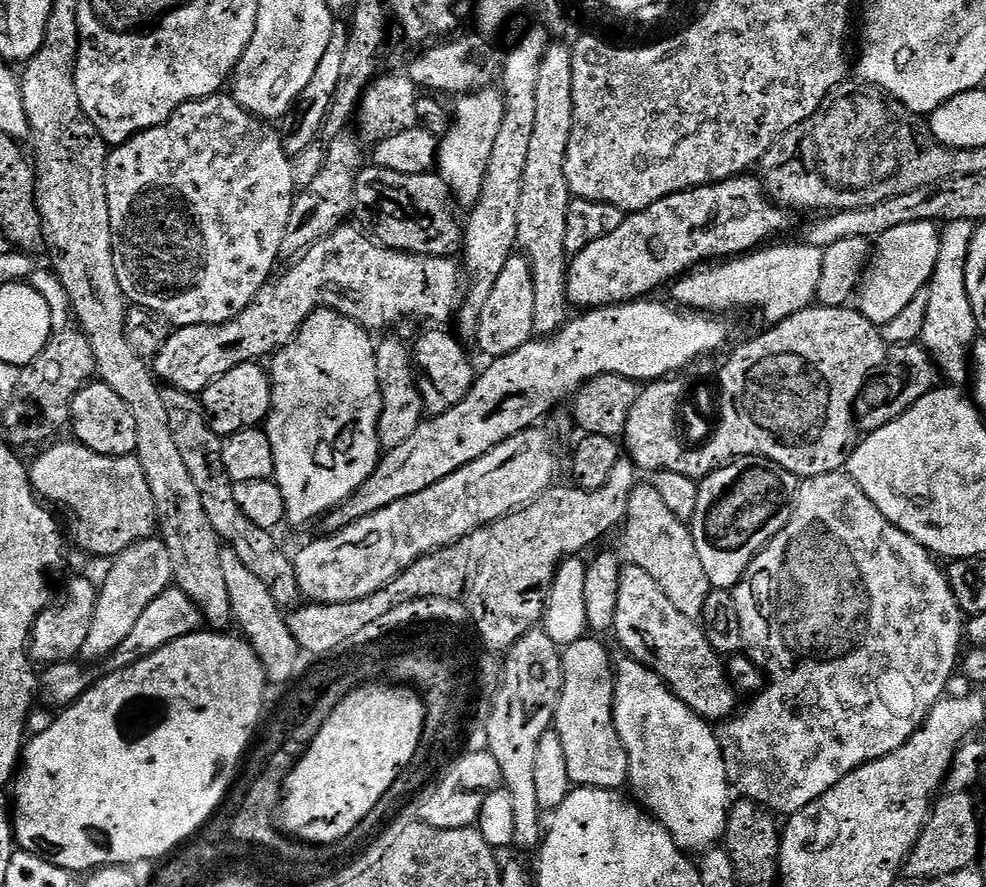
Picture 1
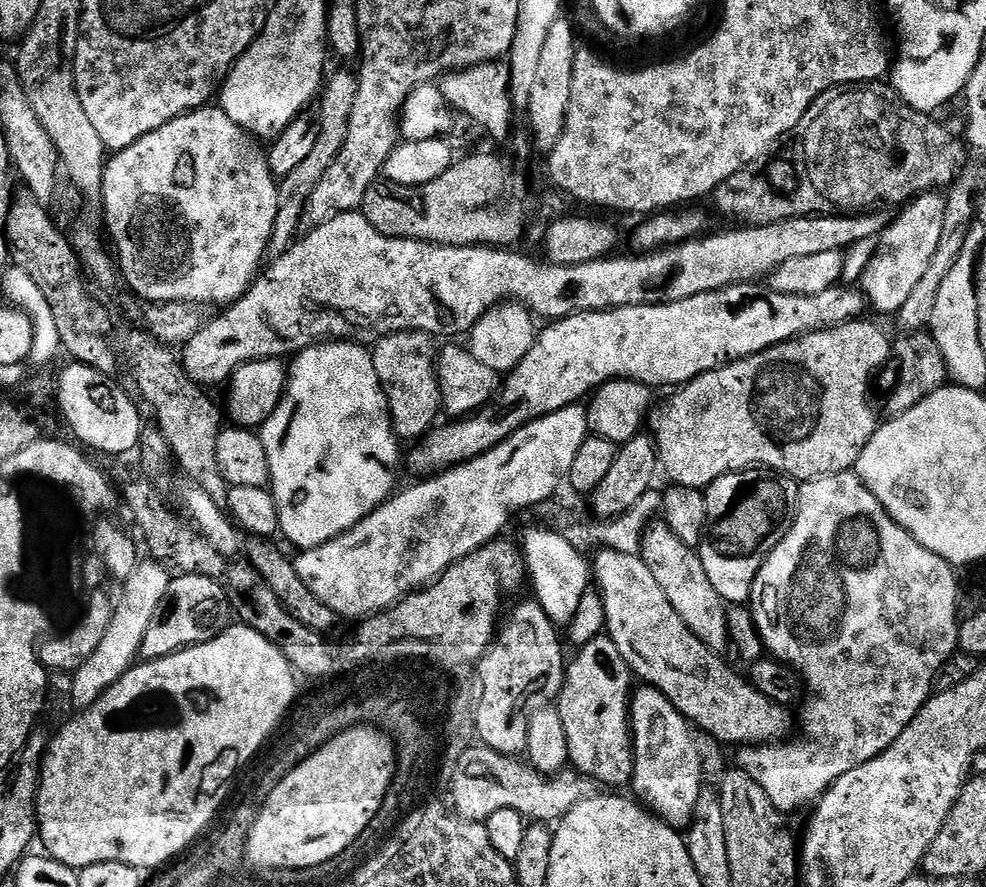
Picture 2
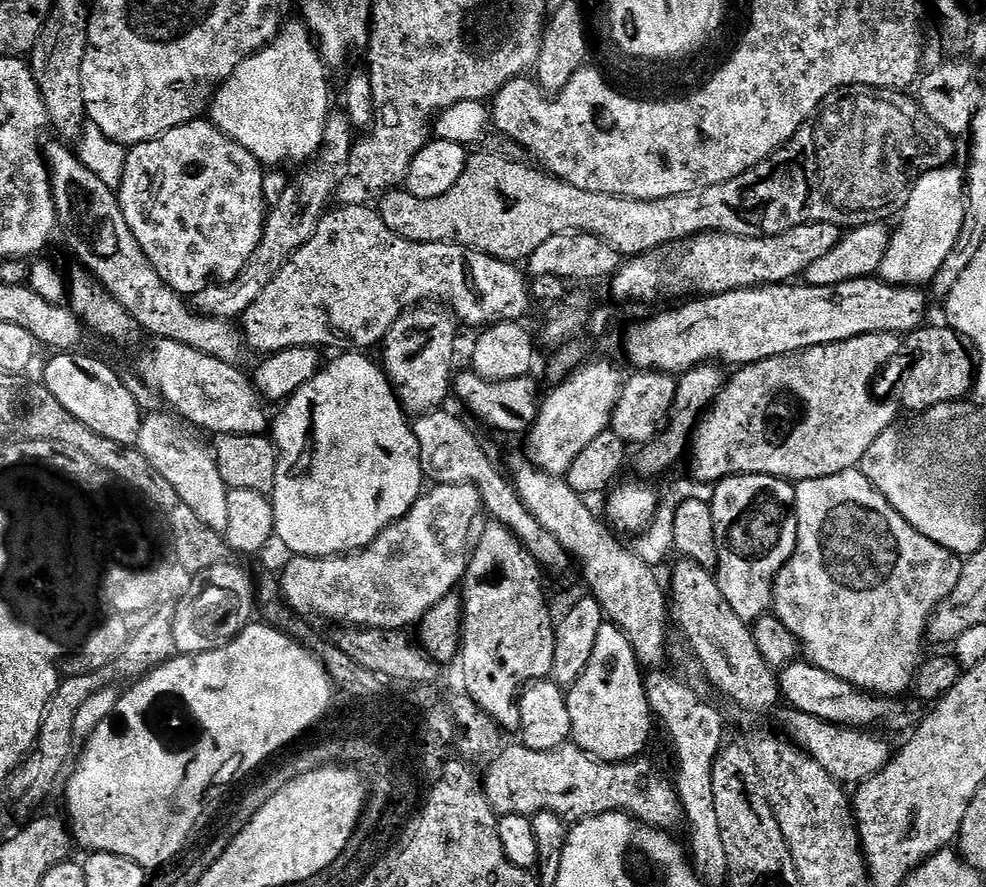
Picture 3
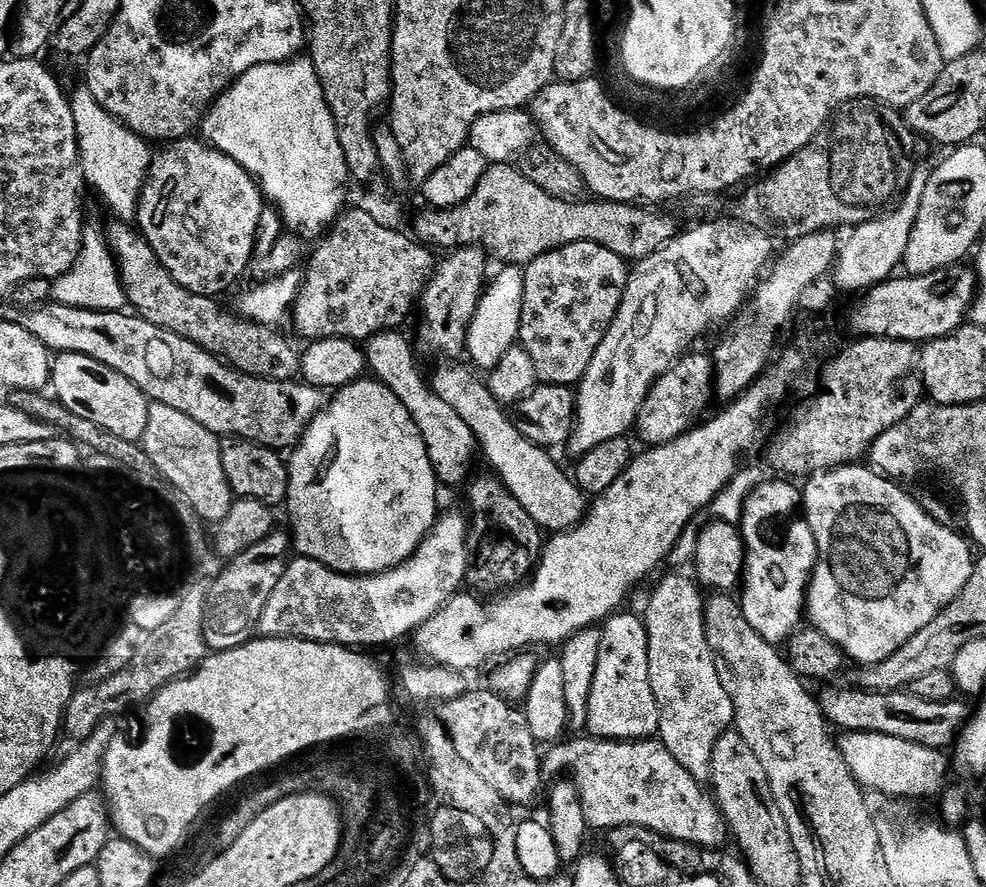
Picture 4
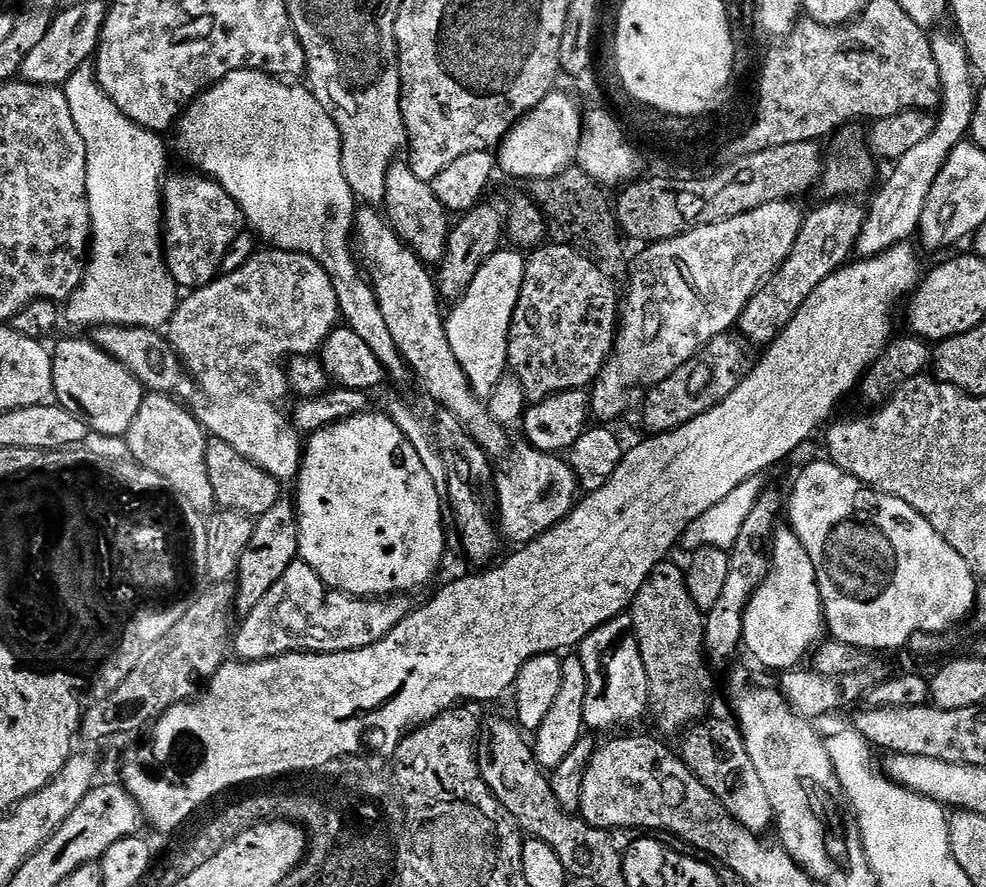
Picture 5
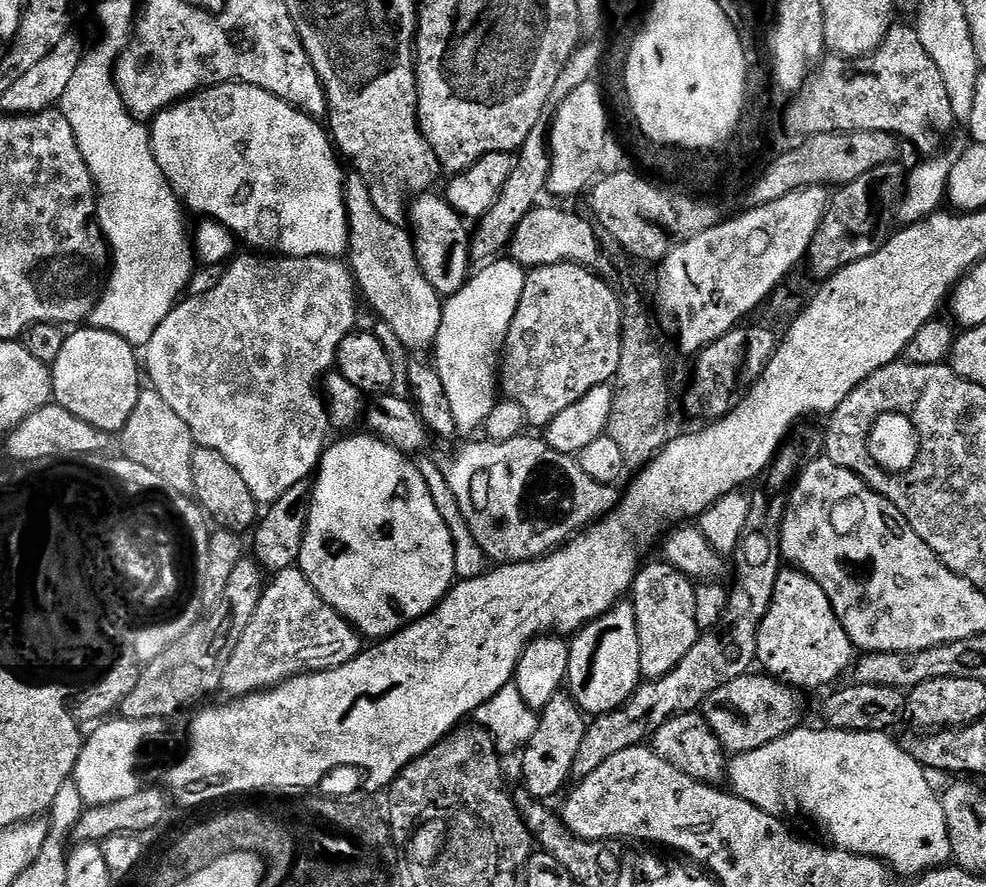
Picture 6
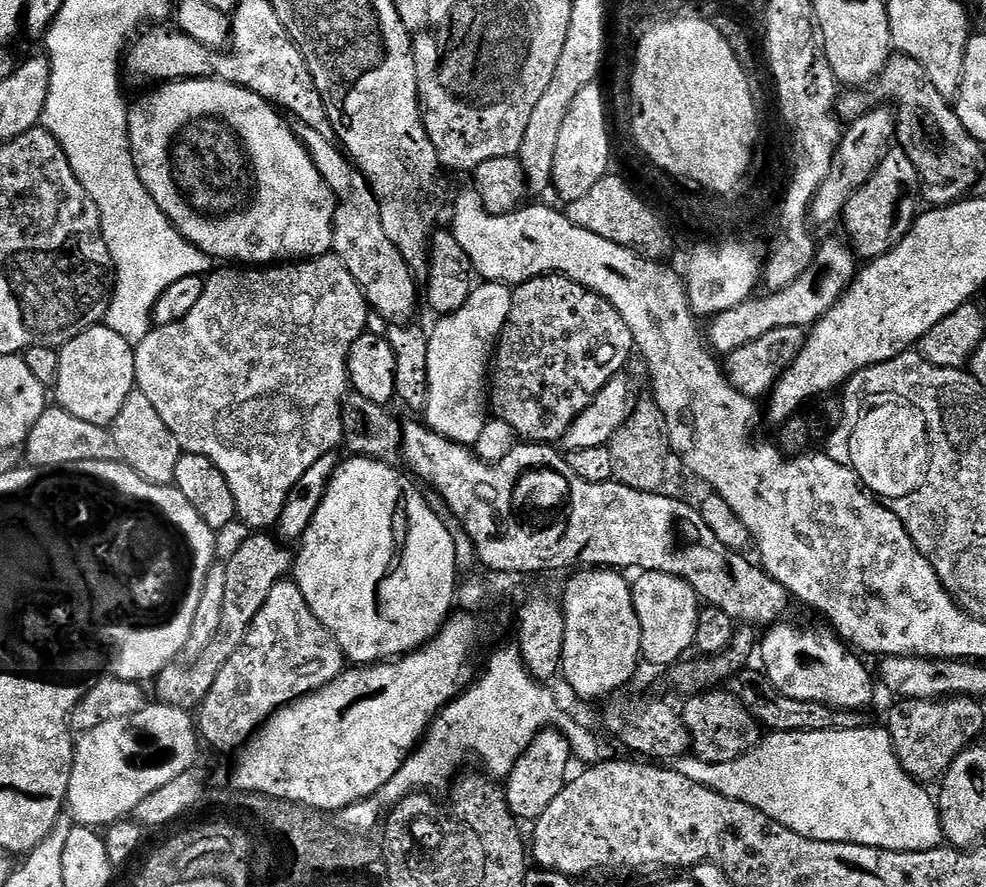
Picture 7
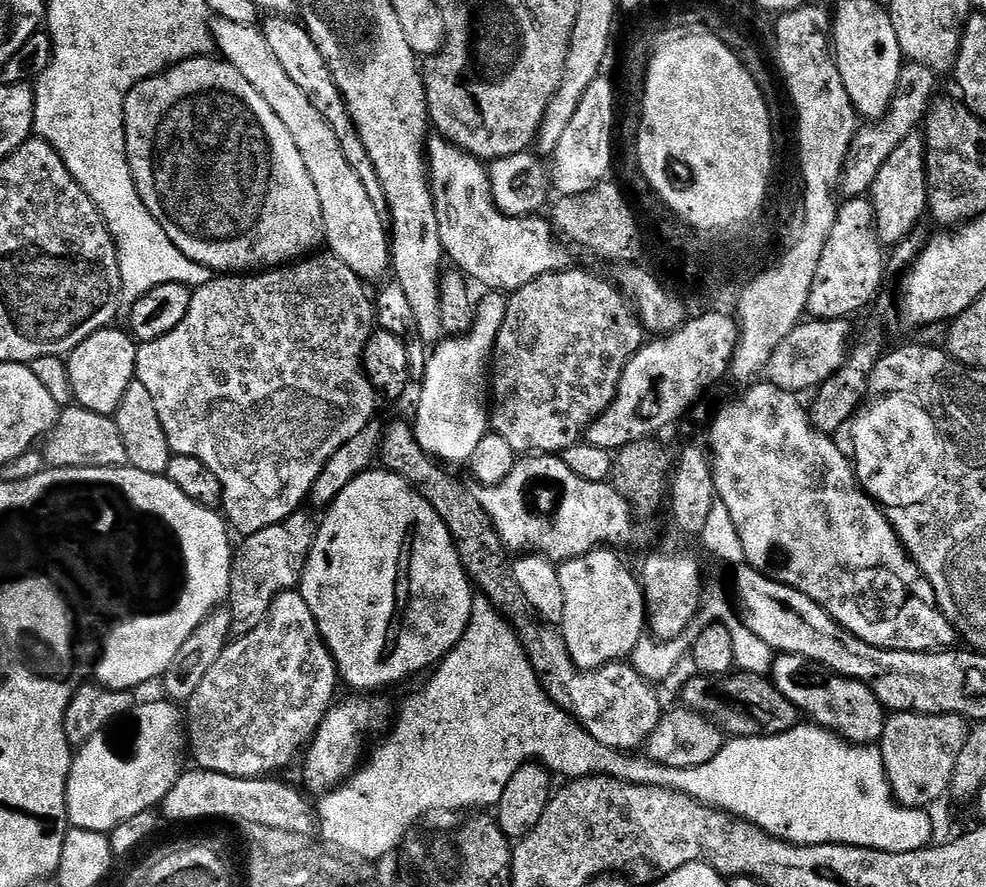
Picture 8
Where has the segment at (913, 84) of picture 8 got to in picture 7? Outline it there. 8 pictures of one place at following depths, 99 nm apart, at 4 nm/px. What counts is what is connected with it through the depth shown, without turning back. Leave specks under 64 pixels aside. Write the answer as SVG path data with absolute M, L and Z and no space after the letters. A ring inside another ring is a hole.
M871 107L867 114L851 121L843 129L840 145L836 148L836 156L830 166L830 174L812 199L810 216L815 223L816 220L820 224L828 224L831 220L839 221L843 217L846 202L850 202L850 198L859 188L866 186L866 182L876 173L878 166L893 147L898 116L891 107L880 107L884 108Z

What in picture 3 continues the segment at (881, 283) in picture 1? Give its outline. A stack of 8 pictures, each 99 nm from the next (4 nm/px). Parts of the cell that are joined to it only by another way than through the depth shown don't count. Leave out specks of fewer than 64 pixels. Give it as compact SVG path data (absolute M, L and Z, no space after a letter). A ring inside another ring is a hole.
M952 170L927 172L922 174L912 185L910 202L906 202L904 211L898 217L896 230L891 233L891 244L886 250L878 271L879 279L887 284L897 284L900 288L914 288L931 285L932 279L938 274L942 262L946 262L946 254L954 250L958 238L962 234L964 206L966 203L966 184L952 173Z

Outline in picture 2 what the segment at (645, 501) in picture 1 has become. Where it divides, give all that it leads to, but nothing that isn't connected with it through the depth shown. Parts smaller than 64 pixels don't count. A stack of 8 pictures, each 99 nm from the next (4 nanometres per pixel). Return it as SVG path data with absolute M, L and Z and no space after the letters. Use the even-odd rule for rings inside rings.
M652 522L645 530L641 542L640 559L648 564L650 574L662 586L662 594L670 598L670 606L678 610L678 618L690 626L690 630L703 642L707 648L720 654L729 647L728 638L728 608L724 599L714 590L710 577L706 575L706 566L702 566L702 558L695 547L682 542L665 522Z

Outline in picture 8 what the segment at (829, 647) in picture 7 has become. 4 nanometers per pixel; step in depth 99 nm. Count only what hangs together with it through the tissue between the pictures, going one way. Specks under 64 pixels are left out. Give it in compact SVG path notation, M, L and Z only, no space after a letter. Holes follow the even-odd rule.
M780 654L773 659L770 679L776 689L786 694L786 698L790 698L790 702L794 702L794 706L798 706L813 725L836 733L849 744L875 745L882 738L886 709L867 684L829 674L820 665L794 654Z

